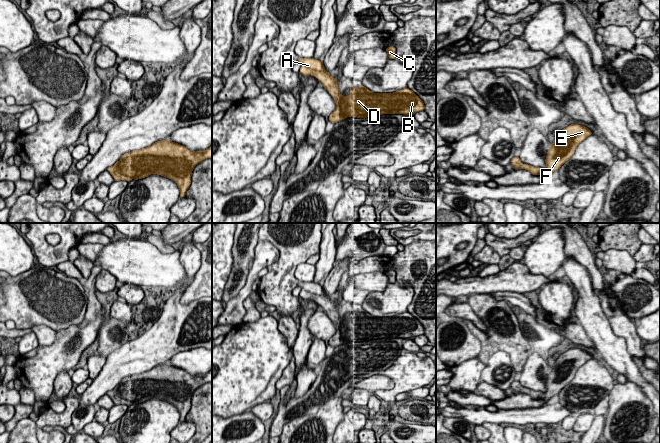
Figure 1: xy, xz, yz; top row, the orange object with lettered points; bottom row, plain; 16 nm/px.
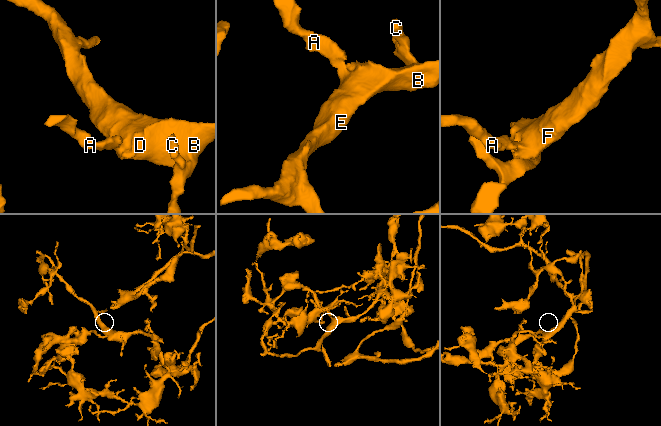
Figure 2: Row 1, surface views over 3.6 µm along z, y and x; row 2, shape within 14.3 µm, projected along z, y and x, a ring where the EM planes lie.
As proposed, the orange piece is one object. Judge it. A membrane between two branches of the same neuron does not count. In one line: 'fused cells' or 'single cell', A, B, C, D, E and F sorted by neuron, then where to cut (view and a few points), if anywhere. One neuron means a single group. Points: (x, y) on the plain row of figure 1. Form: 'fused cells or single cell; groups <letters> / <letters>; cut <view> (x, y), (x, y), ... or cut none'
single cell; groups A B C D E F; cut none

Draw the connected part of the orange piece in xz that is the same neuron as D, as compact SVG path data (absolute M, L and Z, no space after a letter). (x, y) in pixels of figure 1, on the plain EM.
M298 282L301 288L300 297L303 300L312 299L324 308L324 311L331 317L336 326L335 334L328 341L333 348L344 344L346 341L367 342L383 338L409 339L424 335L423 325L408 311L393 317L374 317L364 310L350 311L350 319L344 320L338 313L337 302L332 302L324 292L323 286L314 282Z

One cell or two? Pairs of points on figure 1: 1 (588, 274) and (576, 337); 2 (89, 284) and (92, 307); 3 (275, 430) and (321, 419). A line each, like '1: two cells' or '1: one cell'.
1: two cells
2: one cell
3: two cells

